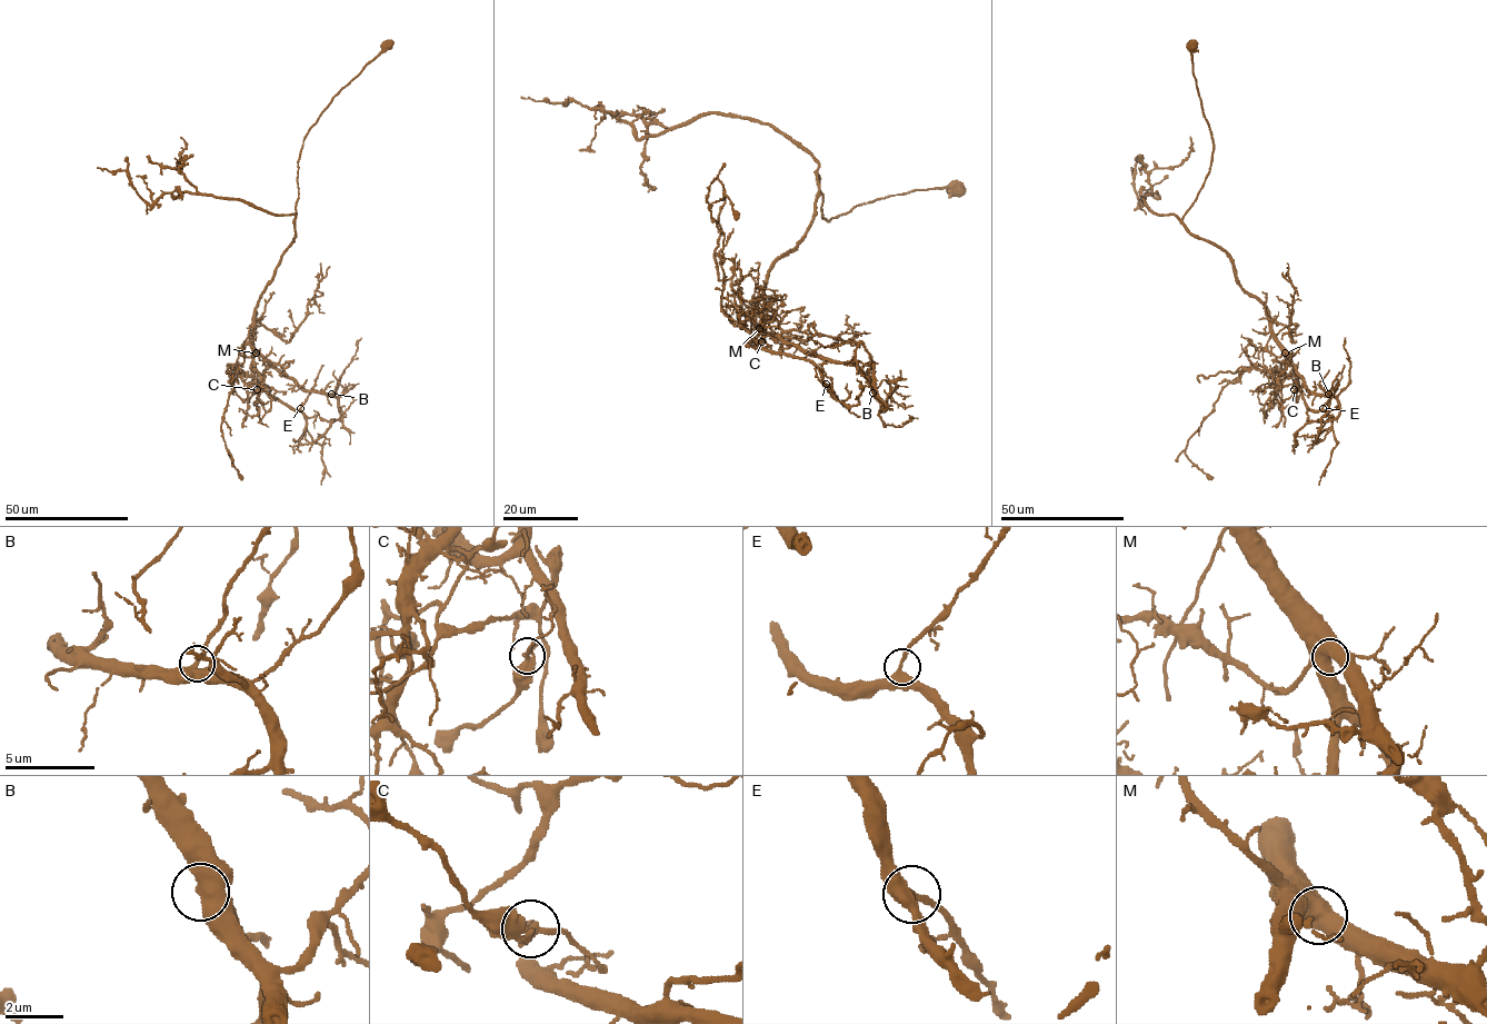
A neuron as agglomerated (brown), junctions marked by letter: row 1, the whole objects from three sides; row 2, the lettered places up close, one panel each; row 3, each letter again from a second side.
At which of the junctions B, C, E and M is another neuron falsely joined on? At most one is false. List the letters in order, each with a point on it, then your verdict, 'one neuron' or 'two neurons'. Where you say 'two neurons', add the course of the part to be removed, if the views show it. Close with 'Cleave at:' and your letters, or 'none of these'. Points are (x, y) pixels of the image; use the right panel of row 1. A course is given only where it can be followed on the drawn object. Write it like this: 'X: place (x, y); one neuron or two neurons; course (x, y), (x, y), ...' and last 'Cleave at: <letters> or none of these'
B: place (1328, 394); one neuron
C: place (1294, 389); two neurons; course (1295, 389), (1281, 399), (1274, 376), (1256, 365), (1223, 388), (1185, 449), (1188, 458), (1213, 477)
E: place (1323, 408); one neuron
M: place (1285, 353); one neuron
Cleave at: C

